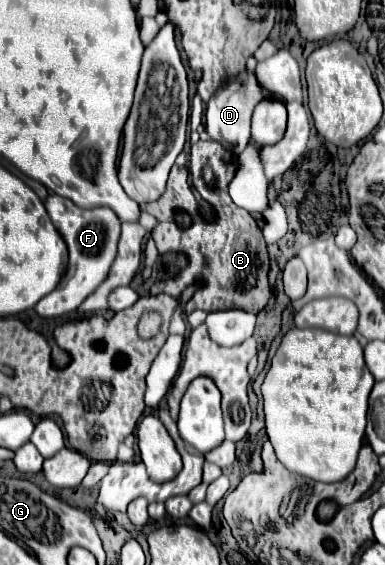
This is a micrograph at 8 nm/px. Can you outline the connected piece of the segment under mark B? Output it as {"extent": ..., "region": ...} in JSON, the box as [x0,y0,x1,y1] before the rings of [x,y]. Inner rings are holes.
{"extent":[141,140,271,314],"region":[[[199,140],[191,146],[191,178],[187,166],[173,166],[167,190],[163,196],[151,204],[141,204],[141,210],[153,214],[159,222],[153,228],[151,236],[157,244],[159,252],[183,252],[189,258],[189,264],[185,270],[181,270],[173,280],[165,280],[155,284],[155,292],[167,292],[175,298],[181,296],[181,292],[191,284],[201,284],[193,298],[185,304],[185,312],[191,314],[193,310],[225,310],[225,308],[243,308],[247,312],[259,312],[267,304],[271,296],[271,288],[267,282],[269,272],[269,256],[267,256],[267,244],[263,240],[263,234],[257,226],[257,222],[251,218],[251,214],[239,206],[233,204],[233,200],[227,194],[227,186],[233,180],[237,172],[235,156],[223,150],[219,142]],[[209,164],[215,174],[213,186],[207,186],[201,176],[201,168]],[[199,200],[205,200],[211,206],[211,218],[207,220],[201,212]],[[175,212],[187,212],[193,220],[189,228],[179,228],[173,222]]]}

